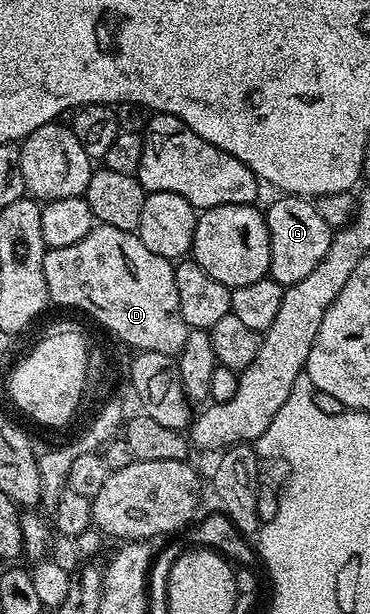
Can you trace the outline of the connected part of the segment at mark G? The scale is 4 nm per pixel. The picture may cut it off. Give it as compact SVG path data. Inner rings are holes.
M282 194L277 198L281 199L275 200L263 211L271 245L268 278L287 288L292 283L303 281L303 277L307 277L307 273L311 273L311 269L327 257L335 231L327 225L327 221L323 221L323 217L319 217L316 202L299 195Z

